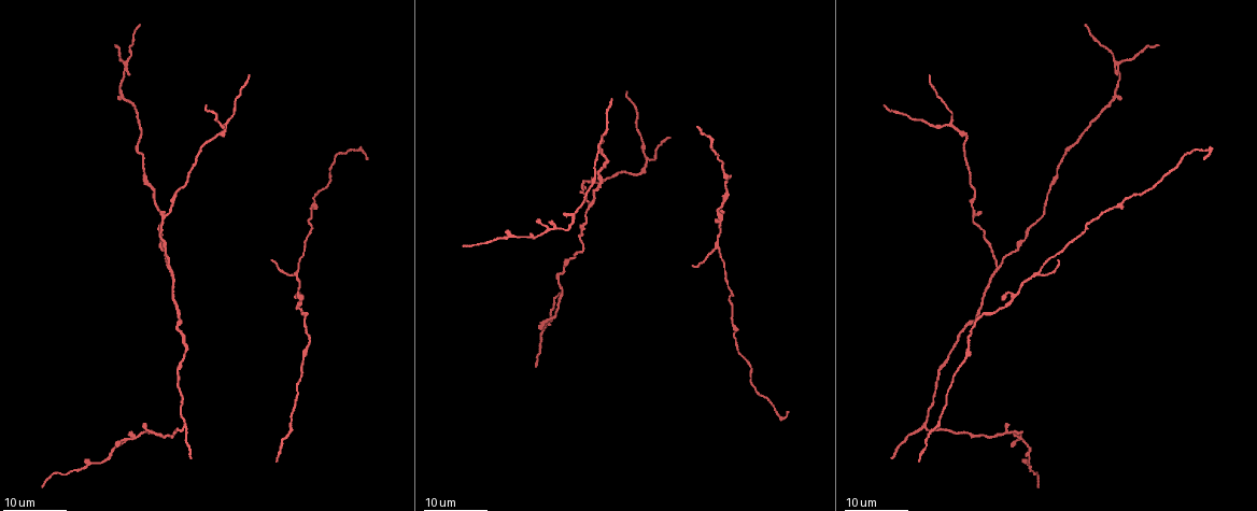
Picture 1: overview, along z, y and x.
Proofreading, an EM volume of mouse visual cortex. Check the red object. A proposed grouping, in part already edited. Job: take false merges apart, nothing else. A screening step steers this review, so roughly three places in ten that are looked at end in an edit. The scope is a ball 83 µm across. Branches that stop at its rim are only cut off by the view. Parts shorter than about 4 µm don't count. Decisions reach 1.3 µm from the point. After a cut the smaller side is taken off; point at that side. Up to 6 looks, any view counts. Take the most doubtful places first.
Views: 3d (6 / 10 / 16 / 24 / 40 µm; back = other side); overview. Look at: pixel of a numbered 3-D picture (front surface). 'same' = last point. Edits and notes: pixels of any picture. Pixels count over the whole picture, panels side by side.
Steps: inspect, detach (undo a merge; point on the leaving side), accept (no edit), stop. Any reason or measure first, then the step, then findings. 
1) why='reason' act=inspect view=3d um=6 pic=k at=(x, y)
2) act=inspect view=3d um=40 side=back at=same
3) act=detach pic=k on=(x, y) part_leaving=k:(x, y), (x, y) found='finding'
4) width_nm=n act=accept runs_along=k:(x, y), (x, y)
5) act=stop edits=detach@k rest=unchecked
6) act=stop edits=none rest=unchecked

why='arms part here' act=inspect view=3d um=16 pic=1 at=(587, 207)

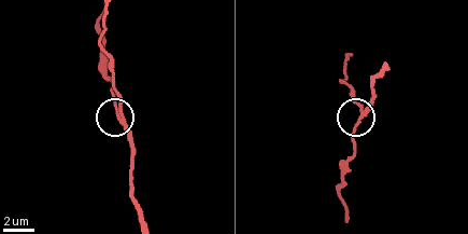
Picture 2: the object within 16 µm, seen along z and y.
act=inspect view=3d um=6 pic=2 at=(361, 119)

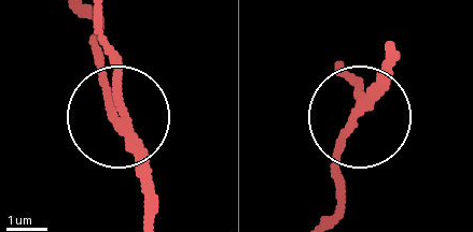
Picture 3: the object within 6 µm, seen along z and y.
arms=3 act=accept found='one neuron here'

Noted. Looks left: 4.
why='a fork' act=inspect view=3d um=16 pic=1 at=(606, 133)

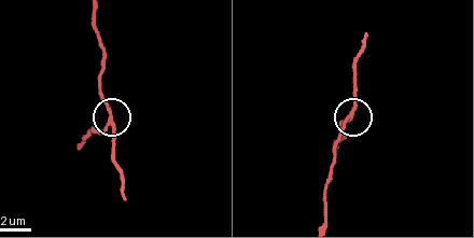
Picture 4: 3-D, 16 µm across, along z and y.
act=inspect view=3d um=10 pic=4 at=(107, 120)

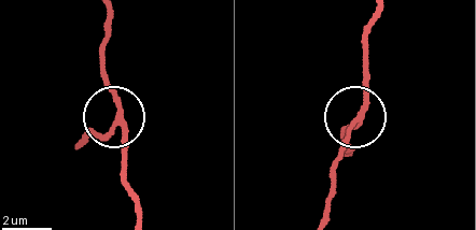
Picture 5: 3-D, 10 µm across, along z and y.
arms=3 act=accept runs_along=5:(142, 216), (124, 170), (122, 130), (113, 124), (93, 139) found='one neuron here'

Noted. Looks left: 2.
why='three-way junction' act=inspect view=3d um=24 pic=1 at=(123, 71)

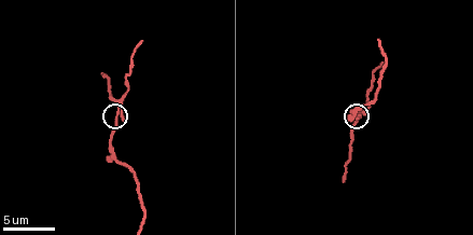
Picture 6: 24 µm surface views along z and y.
act=inspect view=3d um=6 pic=6 at=(116, 119)

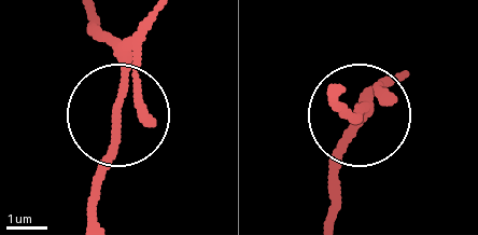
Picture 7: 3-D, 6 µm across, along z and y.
act=accept found='continuous, no second neuron'

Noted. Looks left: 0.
act=stop edits=none rest=unchecked

